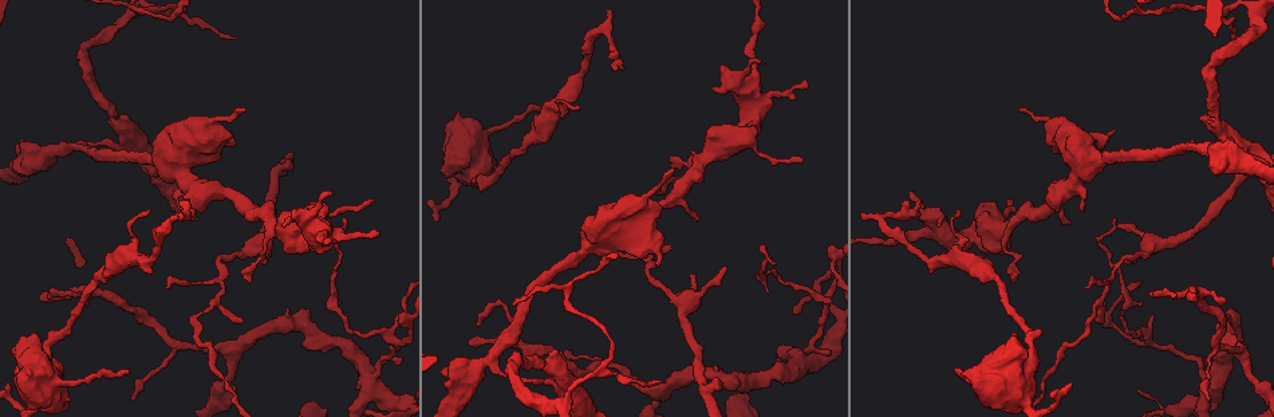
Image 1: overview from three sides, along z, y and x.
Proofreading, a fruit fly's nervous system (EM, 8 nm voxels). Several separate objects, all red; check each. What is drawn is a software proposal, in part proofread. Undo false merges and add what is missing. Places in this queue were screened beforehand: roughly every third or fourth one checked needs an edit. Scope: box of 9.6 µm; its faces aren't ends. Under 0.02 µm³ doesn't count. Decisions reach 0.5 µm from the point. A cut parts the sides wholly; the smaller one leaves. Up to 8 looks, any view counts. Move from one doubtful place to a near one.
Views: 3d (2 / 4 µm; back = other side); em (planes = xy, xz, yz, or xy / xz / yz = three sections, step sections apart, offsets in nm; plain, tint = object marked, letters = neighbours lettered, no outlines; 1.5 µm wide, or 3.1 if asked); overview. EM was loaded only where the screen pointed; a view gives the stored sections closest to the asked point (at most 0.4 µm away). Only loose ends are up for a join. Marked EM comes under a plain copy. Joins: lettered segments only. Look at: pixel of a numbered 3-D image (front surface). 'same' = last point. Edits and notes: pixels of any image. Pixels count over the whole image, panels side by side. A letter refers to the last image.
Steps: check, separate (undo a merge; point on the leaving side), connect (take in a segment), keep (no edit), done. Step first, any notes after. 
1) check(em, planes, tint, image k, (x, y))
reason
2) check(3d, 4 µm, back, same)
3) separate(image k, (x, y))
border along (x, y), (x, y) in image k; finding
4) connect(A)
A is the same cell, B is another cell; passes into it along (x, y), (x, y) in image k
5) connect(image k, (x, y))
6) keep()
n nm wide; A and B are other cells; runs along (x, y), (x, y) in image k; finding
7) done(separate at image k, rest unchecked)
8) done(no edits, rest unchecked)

check(3d, 4 µm, image 1, (118, 143))

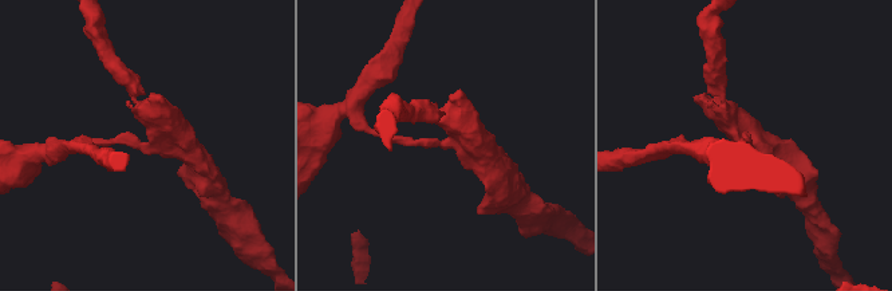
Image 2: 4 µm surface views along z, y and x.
check(em, planes, letters, image 2, (752, 145))
3 arms

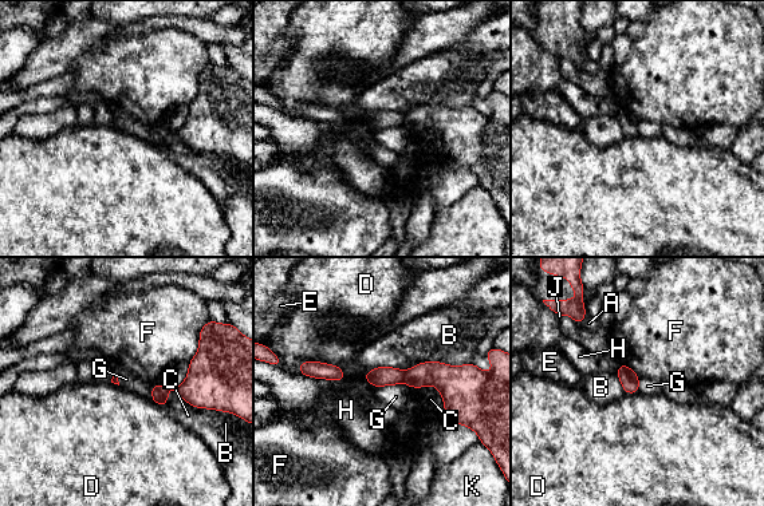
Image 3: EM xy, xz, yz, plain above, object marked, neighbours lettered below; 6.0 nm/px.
separate(image 3, (447, 378))
40 nm wide; A, B, C, D, E, F, G, H, J and K are other cells; border along (406, 371), (404, 382) in image 3; two neurons meet here

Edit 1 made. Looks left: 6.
check(em, planes, tint, image 1, (15, 348))
thick end

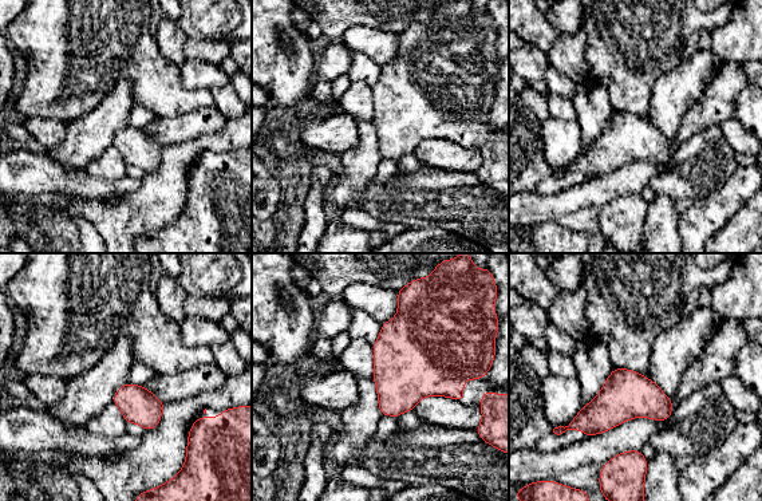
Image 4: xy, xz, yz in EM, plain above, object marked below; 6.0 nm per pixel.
check(em, planes, letters, same)
what lies round it

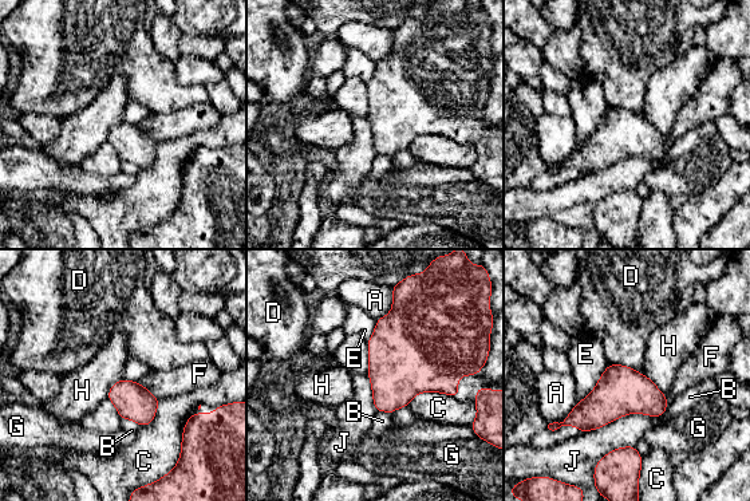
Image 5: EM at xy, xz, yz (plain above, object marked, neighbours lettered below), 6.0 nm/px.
keep()
J touches over 500 nm; A, B, C, D, E, F, G, H and J are other cells; border along (608, 363), (626, 365), (636, 371) in image 5; none of them fits

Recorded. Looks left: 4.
done(separate at image 3, rest unchecked)

